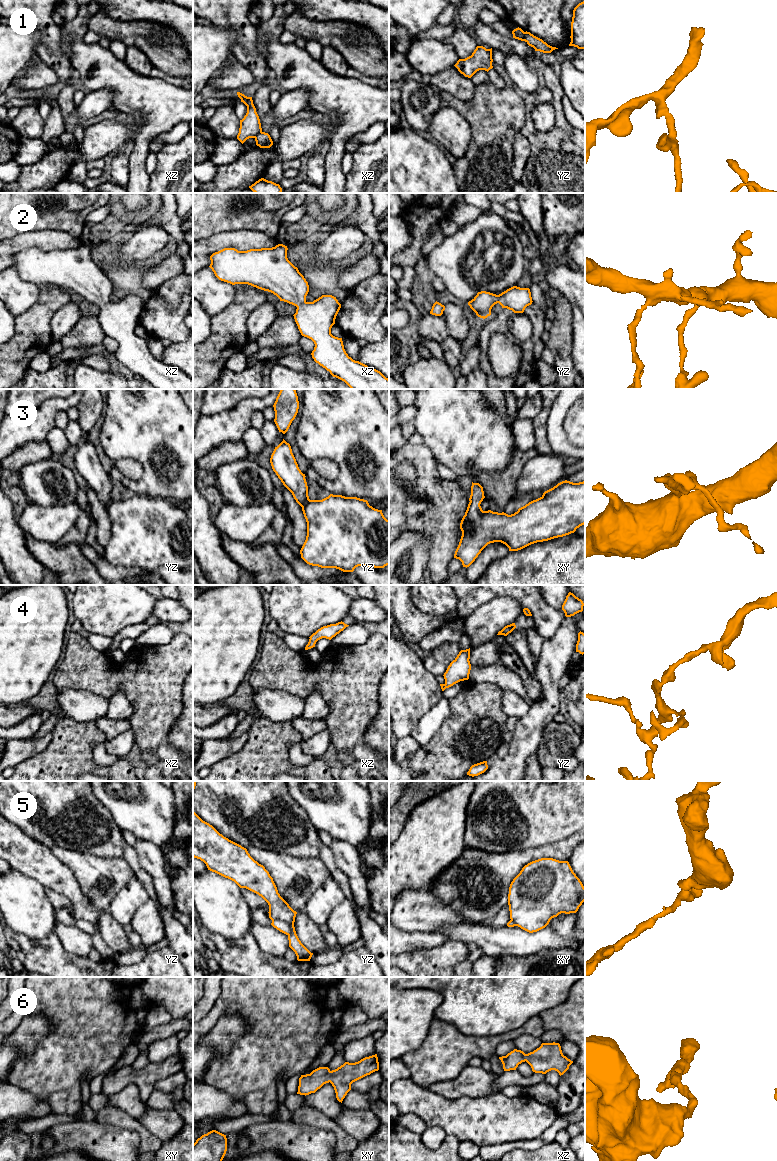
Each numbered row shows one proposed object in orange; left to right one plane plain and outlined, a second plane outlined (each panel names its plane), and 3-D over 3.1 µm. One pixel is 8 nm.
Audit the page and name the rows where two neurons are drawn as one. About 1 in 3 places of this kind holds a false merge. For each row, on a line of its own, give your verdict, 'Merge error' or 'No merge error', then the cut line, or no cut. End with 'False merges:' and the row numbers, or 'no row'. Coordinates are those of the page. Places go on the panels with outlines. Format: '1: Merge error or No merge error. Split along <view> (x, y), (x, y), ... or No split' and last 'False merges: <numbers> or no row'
1: Merge error. Split along yz (523, 32), (524, 40)
2: No merge error. No split
3: No merge error. No split
4: No merge error. No split
5: Merge error. Split along yz (272, 920), (283, 920), (290, 927), (291, 932)
6: No merge error. No split
False merges: 1, 5

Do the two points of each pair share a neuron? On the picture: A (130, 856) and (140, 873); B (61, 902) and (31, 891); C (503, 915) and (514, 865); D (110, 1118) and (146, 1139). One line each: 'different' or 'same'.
A: same
B: different
C: different
D: same

